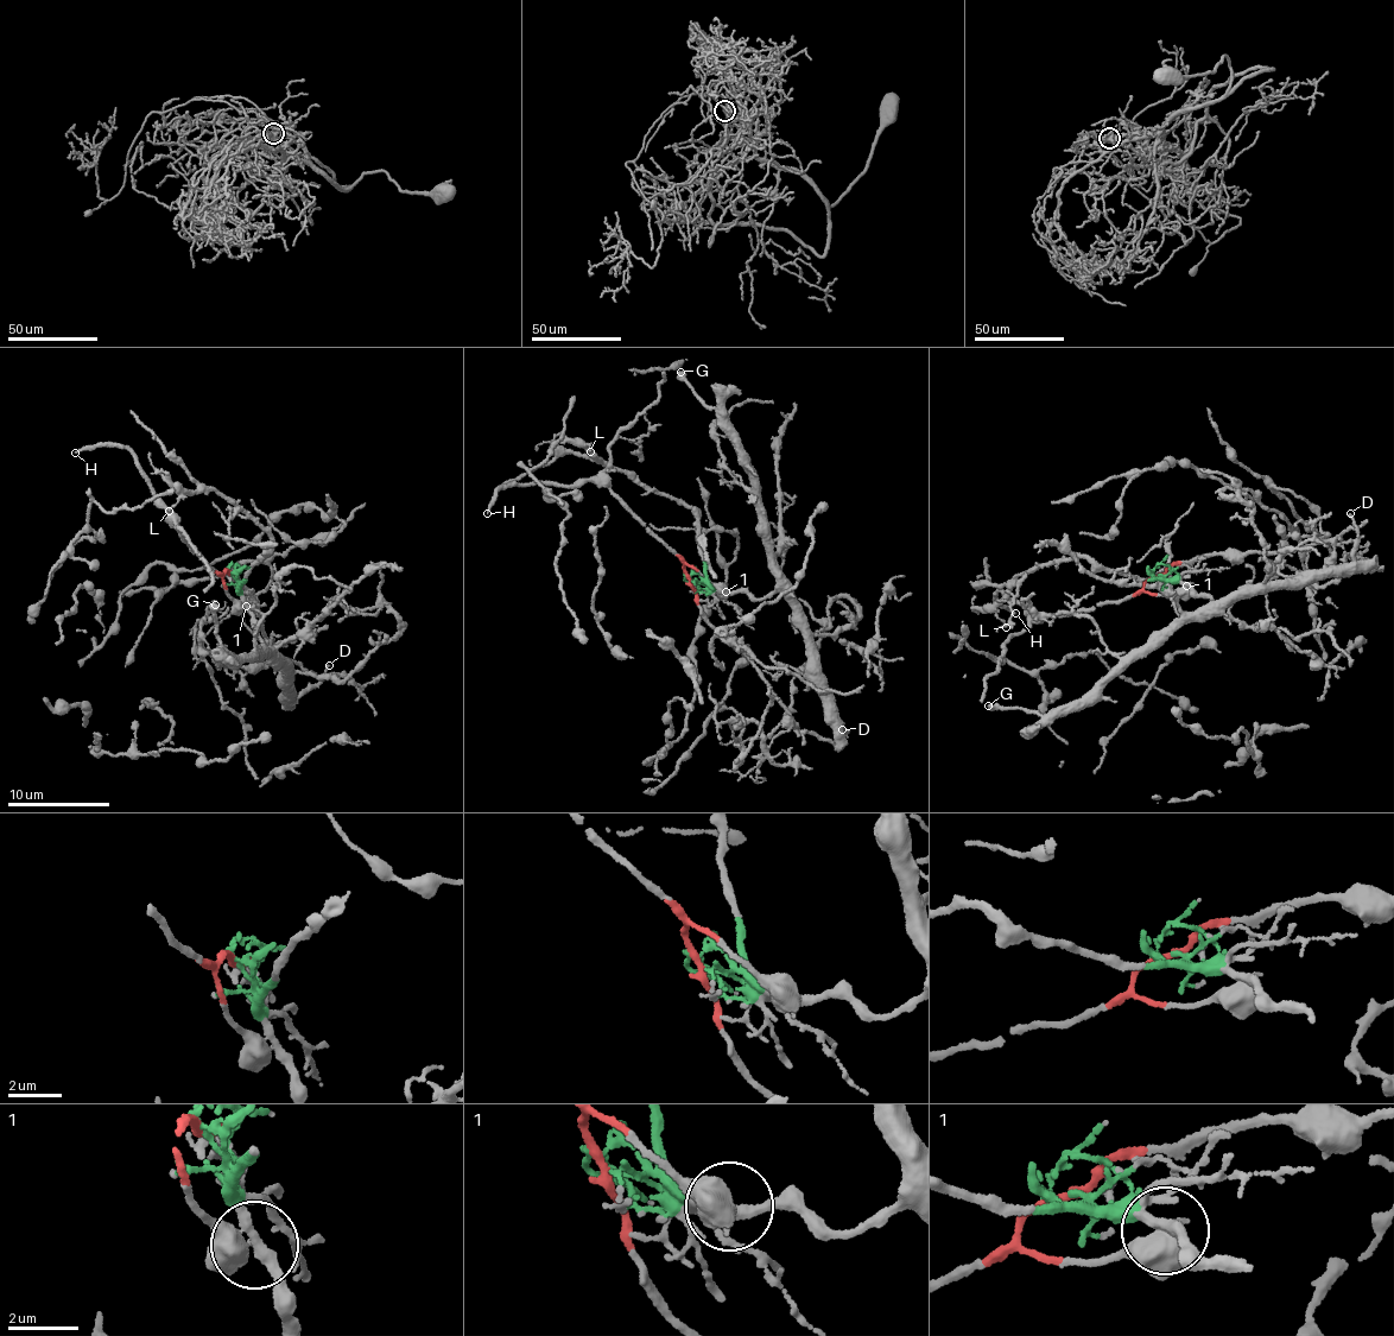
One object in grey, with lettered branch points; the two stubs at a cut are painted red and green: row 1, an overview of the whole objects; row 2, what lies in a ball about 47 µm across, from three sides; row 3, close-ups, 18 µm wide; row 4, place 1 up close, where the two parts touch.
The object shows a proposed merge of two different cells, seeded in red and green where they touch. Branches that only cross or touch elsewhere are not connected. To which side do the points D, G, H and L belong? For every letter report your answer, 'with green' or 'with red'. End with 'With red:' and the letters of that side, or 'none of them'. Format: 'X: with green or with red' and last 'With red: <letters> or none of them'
D: with green
G: with green
H: with red
L: with green
With red: H

